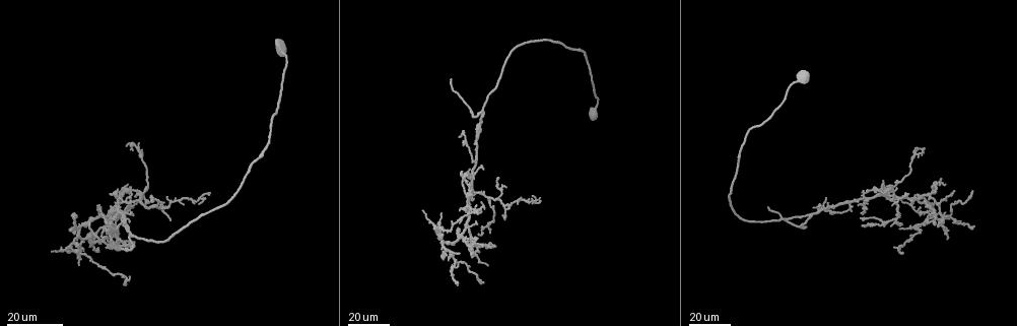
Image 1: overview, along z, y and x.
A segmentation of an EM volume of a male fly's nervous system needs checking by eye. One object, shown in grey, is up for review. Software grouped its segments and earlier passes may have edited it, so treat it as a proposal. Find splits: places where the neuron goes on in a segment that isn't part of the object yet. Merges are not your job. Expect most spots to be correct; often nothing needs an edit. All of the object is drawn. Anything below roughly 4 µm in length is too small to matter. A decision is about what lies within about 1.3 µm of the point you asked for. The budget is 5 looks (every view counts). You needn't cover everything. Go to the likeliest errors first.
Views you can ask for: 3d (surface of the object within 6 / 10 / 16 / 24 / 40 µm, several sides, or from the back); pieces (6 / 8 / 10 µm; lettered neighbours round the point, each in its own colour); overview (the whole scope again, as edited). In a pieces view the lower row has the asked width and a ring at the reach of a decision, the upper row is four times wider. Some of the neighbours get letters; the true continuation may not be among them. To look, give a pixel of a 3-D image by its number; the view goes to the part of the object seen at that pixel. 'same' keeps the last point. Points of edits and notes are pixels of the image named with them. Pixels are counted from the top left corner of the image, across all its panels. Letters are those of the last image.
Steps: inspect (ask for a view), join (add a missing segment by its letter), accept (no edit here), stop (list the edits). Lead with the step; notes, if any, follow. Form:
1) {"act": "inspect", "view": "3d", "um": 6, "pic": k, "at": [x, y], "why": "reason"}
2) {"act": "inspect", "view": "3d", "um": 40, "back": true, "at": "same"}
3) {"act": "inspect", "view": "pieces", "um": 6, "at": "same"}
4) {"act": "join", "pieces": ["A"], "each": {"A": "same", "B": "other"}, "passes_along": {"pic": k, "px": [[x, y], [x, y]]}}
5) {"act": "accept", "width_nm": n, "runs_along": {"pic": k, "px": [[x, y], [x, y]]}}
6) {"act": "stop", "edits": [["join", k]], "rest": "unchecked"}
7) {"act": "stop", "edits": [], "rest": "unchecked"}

{"act": "inspect", "view": "3d", "um": 40, "pic": 1, "at": [769, 206], "why": "branch stops here"}

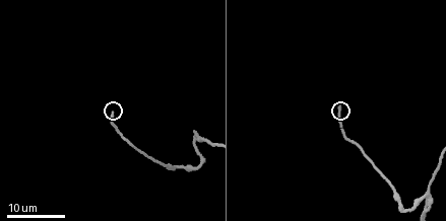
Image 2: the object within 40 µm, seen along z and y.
{"act": "inspect", "view": "pieces", "um": 6, "pic": 2, "at": [112, 114]}

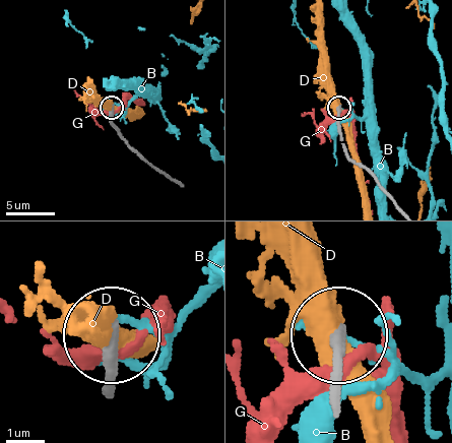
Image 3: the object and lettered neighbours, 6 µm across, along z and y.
{"act": "accept", "each": {"B": "other", "D": "other", "G": "other"}, "found": "no lettered segment goes on from it"}

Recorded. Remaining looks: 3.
{"act": "inspect", "view": "3d", "um": 24, "pic": 1, "at": [473, 249], "why": "free end"}

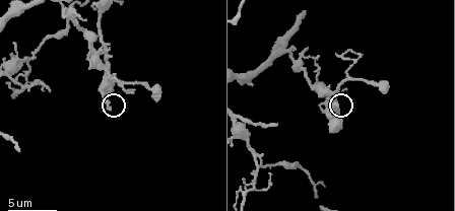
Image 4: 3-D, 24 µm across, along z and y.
{"act": "inspect", "view": "pieces", "um": 8, "pic": 4, "at": [337, 103]}

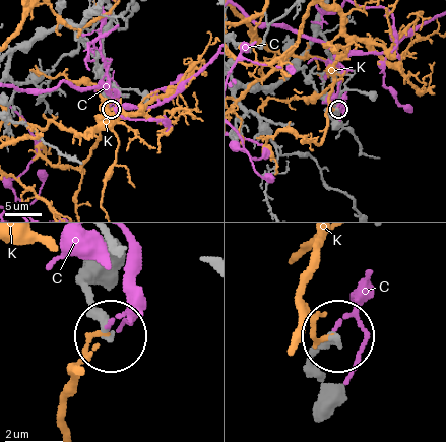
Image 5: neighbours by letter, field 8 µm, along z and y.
{"act": "accept", "each": {"C": "other", "K": "other"}, "found": "no lettered segment goes on from it"}

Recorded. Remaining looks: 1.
{"act": "inspect", "view": "pieces", "um": 10, "pic": 4, "at": [276, 126], "why": "branch stops here"}

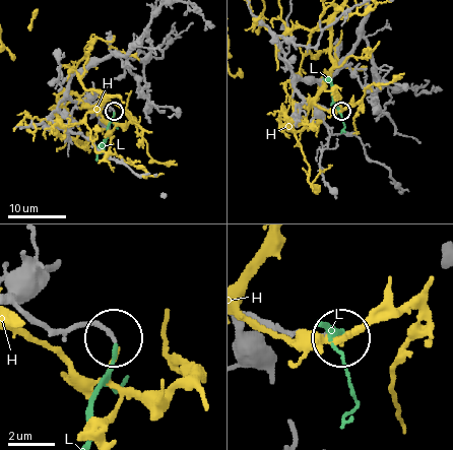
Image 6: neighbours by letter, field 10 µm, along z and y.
{"act": "join", "pieces": ["L"], "each": {"H": "other", "L": "same"}, "found": "the neuron continues"}

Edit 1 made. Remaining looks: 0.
{"act": "stop", "edits": [["join", 6]], "rest": "unchecked"}

